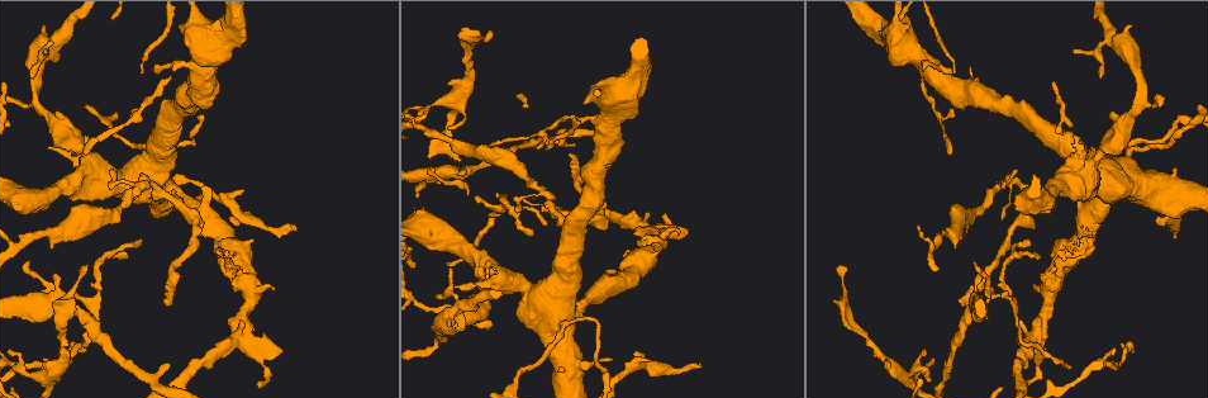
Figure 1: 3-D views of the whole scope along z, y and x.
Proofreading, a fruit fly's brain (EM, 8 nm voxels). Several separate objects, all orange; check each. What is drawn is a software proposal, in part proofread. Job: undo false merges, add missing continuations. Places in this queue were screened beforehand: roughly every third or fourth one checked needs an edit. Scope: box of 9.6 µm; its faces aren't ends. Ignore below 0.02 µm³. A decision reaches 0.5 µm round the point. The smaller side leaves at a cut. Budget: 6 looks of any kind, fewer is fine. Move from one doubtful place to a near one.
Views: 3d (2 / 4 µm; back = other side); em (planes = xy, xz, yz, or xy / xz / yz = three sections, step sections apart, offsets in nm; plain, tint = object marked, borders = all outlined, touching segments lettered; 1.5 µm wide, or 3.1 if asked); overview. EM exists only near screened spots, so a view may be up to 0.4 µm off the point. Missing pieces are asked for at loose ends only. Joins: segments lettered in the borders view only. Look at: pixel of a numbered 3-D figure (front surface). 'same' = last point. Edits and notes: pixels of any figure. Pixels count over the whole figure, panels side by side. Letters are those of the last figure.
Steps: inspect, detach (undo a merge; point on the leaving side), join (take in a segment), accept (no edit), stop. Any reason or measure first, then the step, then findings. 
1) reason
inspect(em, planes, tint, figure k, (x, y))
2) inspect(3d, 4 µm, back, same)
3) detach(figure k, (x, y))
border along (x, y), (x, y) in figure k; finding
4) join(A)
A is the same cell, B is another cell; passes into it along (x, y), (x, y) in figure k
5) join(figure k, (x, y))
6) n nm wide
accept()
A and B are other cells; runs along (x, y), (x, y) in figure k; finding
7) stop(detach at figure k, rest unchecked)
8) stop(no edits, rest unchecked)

an open end
inspect(em, planes, borders, figure 1, (1067, 368))

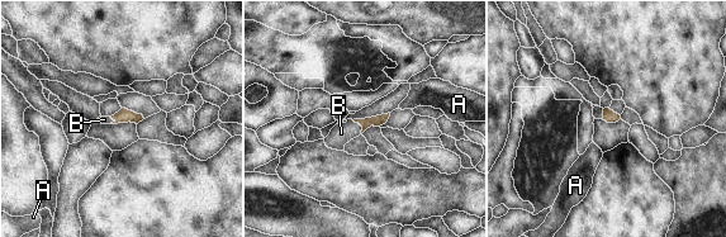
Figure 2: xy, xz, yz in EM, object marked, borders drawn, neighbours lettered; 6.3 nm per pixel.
B touches over 110 nm
join(B)
B is the same cell, A is another cell; passes into it along (378, 121), (360, 124), (341, 133) in figure 2; it goes on there

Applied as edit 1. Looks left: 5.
long arm stops here
inspect(em, yz, step 4, tint, figure 1, (571, 154))

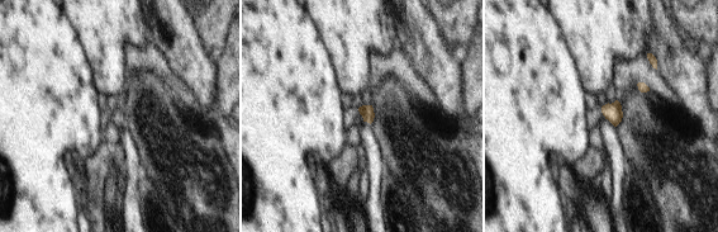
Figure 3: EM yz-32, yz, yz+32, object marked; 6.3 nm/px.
cut it another way
inspect(em, planes, borders, same)

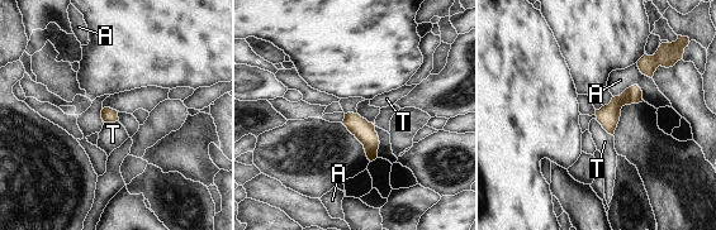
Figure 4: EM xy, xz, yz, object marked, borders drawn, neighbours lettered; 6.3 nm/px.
A touches over 200 nm
accept()
A and T are other cells; border along (596, 120), (612, 135) in figure 4; no lettered segment goes on from it

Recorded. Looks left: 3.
sudden change in width
inspect(em, planes, tint, figure 1, (557, 325))

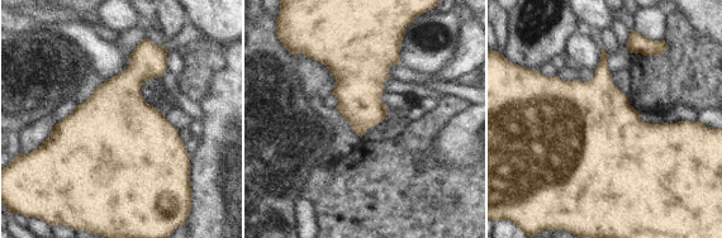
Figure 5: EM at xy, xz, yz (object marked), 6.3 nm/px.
what lies round it
inspect(em, planes, borders, same)

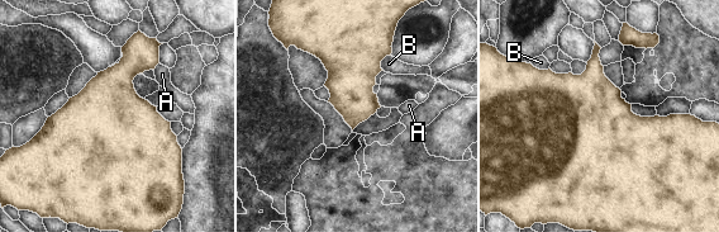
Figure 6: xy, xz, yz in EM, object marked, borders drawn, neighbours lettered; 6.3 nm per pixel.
accept()
A and B are other cells; border along (158, 62), (153, 70) in figure 6; one neuron here

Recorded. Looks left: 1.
stop(join at figure 2, rest unchecked)

